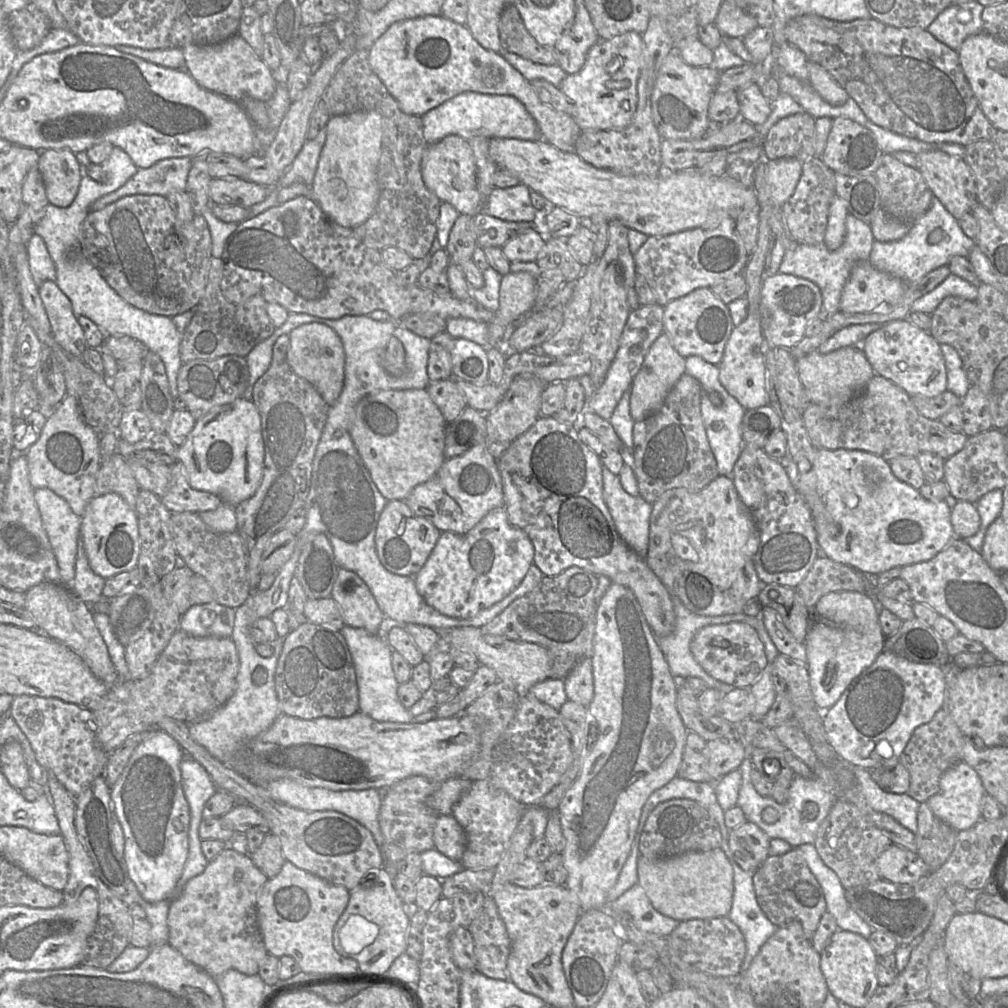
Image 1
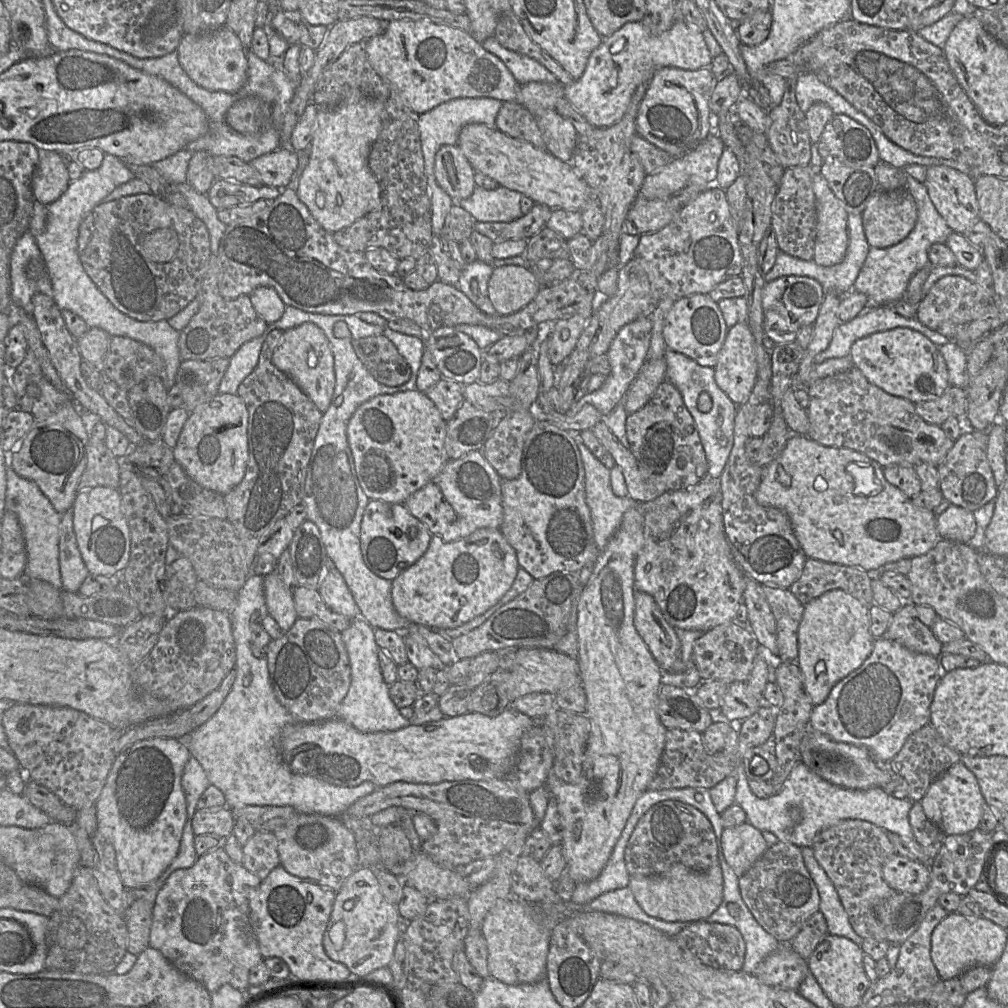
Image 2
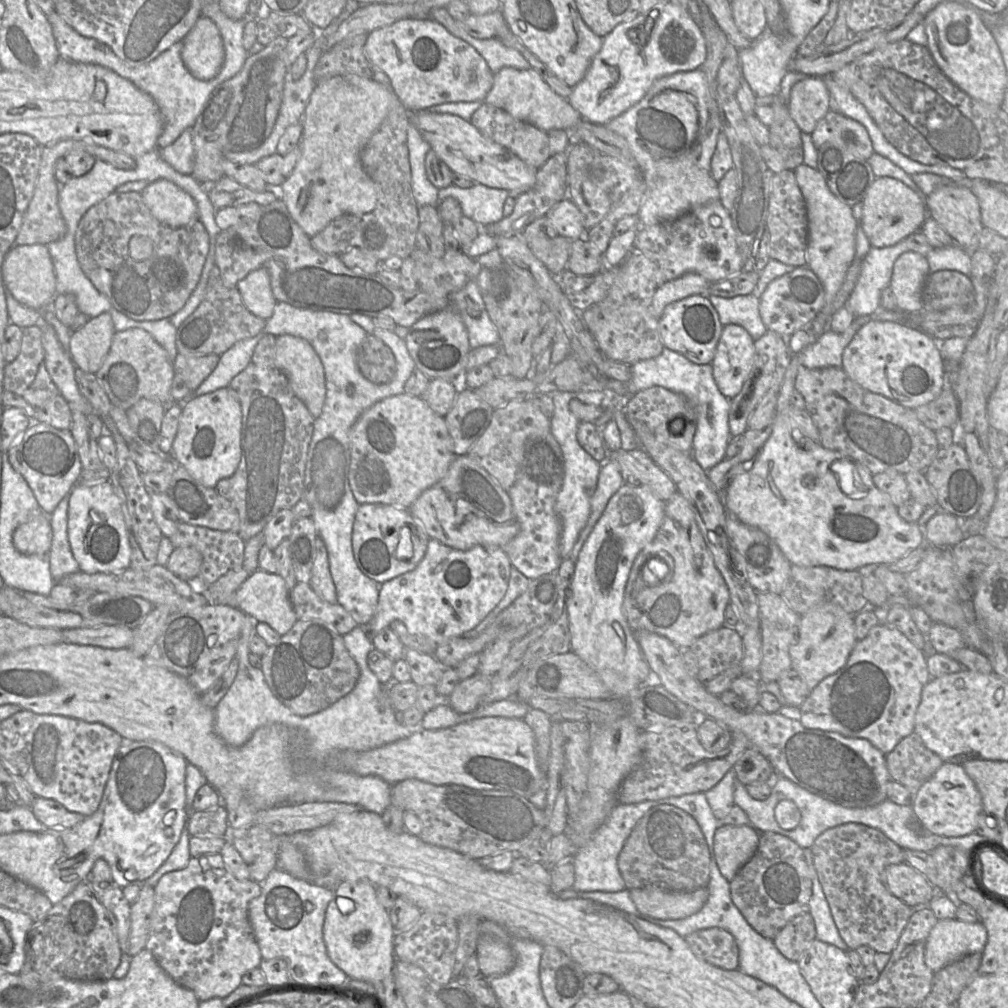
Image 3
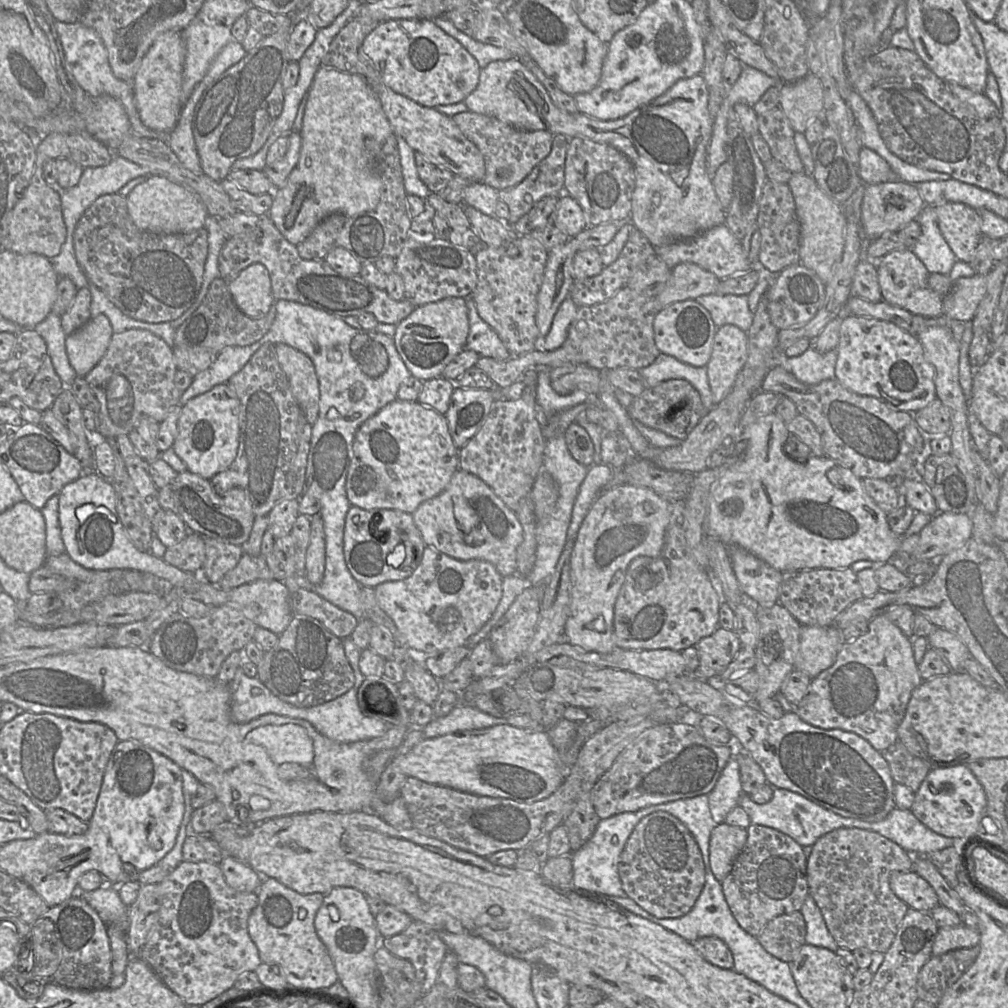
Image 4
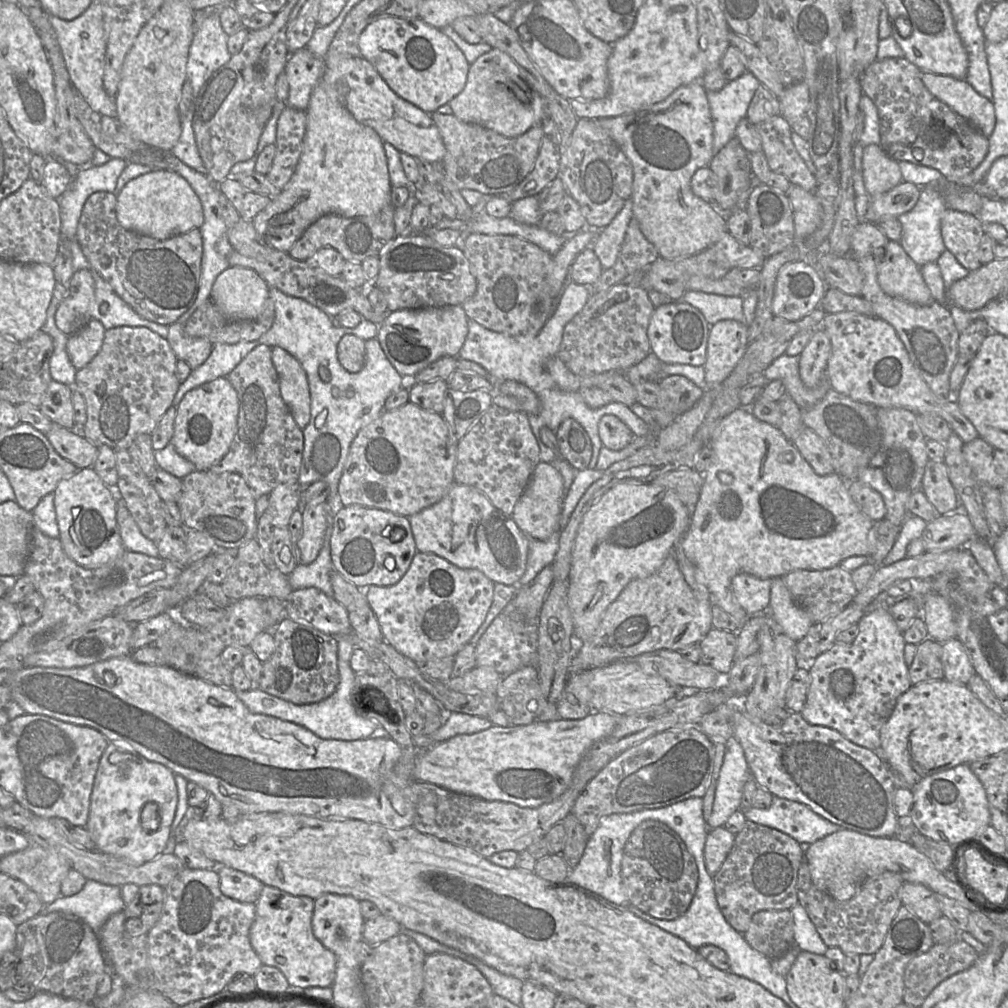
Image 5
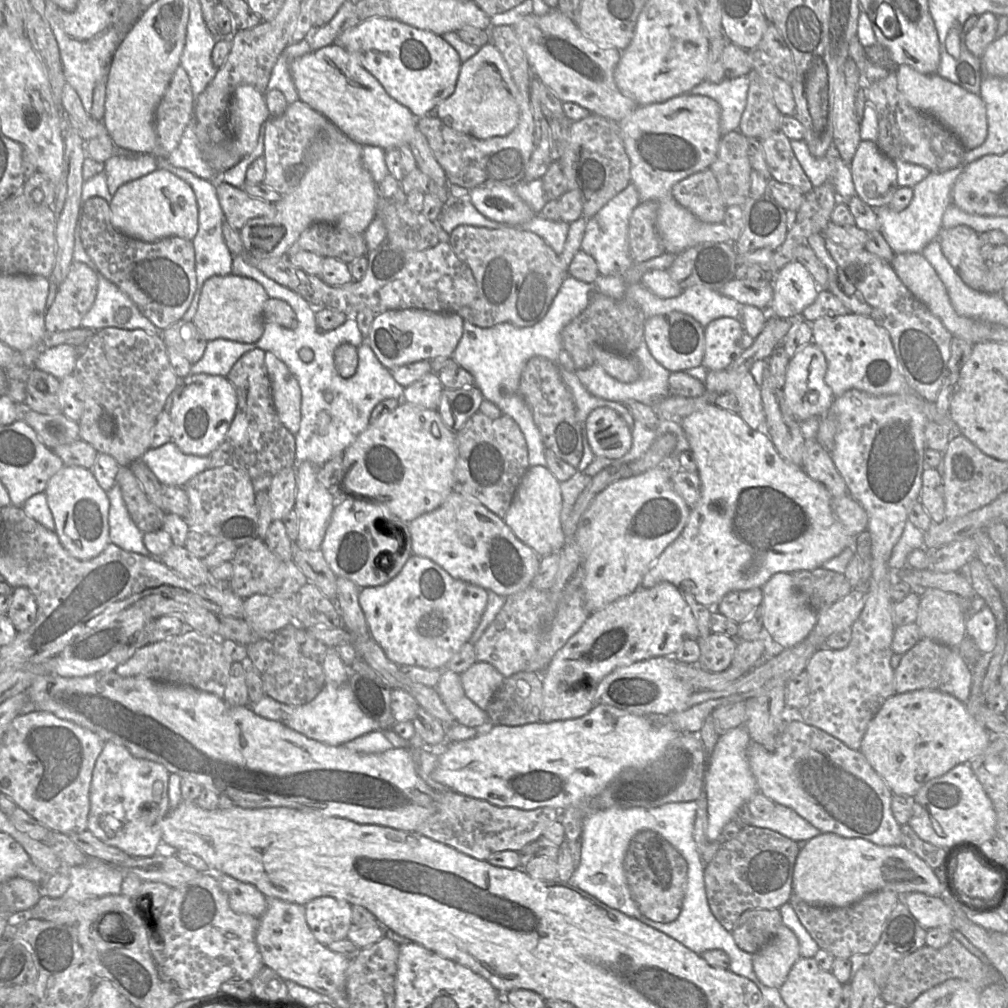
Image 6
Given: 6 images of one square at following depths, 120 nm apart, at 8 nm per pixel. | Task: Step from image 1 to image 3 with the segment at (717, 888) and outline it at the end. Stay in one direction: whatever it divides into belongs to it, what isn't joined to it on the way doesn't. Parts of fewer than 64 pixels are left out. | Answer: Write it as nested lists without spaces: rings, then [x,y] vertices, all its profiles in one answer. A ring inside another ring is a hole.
[[[659,886],[629,889],[636,908],[651,918],[677,920],[698,912],[708,898],[707,887],[692,892],[676,892]]]

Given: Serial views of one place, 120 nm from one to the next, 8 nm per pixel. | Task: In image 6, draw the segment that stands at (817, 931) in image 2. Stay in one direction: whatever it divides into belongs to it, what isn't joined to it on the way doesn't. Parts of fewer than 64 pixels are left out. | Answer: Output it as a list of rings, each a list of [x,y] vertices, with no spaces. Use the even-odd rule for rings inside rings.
[[[750,909],[739,917],[731,934],[741,950],[755,954],[774,937],[782,924],[779,909]]]

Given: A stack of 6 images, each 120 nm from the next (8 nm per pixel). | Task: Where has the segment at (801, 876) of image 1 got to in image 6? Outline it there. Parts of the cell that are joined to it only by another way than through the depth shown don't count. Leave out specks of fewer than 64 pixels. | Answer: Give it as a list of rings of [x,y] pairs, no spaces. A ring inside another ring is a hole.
[[[748,825],[729,841],[722,841],[714,858],[704,867],[704,881],[711,912],[730,933],[739,917],[750,909],[779,909],[789,902],[793,871],[799,854],[797,842],[768,828]]]

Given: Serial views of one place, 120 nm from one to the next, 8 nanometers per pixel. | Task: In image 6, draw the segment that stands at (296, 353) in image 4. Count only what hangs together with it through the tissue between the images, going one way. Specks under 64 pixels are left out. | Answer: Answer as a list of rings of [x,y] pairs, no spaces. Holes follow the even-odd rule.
[[[265,352],[274,407],[282,424],[295,435],[301,421],[301,389],[287,365],[272,352]]]

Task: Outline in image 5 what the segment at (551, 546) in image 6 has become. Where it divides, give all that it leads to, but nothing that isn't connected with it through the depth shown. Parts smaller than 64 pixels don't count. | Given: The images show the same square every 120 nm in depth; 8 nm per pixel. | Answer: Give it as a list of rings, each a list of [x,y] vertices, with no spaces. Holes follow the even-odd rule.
[[[540,461],[511,517],[530,539],[547,540],[554,533],[561,532],[560,515],[564,496],[564,482],[560,472],[551,463]]]

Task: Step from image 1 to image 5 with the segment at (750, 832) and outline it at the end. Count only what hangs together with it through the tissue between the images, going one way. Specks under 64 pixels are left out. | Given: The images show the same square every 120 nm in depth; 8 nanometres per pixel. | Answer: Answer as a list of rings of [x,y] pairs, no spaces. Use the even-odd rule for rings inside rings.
[[[724,826],[710,829],[704,847],[705,867],[713,878],[733,847],[735,835]]]

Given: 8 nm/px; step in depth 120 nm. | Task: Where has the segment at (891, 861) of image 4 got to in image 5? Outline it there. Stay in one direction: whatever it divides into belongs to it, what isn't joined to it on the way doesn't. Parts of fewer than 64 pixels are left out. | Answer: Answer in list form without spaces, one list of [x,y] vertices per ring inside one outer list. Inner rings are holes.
[[[803,860],[798,870],[796,892],[798,904],[806,910],[828,947],[837,947],[846,955],[874,955],[883,945],[889,927],[902,906],[898,891],[904,883],[898,873],[883,872],[867,879],[853,898],[839,901],[813,884],[808,864]]]

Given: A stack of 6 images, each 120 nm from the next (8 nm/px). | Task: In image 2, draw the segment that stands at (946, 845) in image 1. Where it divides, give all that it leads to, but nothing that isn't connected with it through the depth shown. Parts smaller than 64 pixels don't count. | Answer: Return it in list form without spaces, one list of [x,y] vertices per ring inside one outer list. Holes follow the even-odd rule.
[[[920,802],[913,803],[909,823],[915,840],[922,846],[930,863],[939,853],[947,835],[927,818]]]

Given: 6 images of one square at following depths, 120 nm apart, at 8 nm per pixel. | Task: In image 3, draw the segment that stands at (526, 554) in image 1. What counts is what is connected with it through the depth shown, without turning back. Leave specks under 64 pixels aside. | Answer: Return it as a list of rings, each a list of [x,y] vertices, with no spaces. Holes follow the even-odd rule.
[[[429,539],[426,553],[412,570],[380,585],[379,597],[374,616],[367,625],[370,636],[389,628],[393,621],[400,621],[411,633],[425,636],[437,645],[453,638],[460,638],[475,628],[504,597],[512,569],[504,547],[476,545],[461,551]]]

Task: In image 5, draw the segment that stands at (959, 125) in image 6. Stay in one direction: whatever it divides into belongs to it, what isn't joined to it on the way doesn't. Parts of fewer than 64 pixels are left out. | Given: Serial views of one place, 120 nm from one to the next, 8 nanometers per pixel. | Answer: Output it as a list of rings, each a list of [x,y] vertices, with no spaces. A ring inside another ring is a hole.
[[[922,72],[921,78],[928,91],[938,100],[964,117],[984,136],[992,134],[996,123],[994,105],[968,82],[929,72]]]

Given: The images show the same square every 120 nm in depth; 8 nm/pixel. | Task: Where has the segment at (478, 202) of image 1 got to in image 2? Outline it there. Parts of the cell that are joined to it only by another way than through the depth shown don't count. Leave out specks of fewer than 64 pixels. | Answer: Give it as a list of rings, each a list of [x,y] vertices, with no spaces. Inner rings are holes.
[[[443,145],[437,151],[434,173],[438,185],[455,202],[470,197],[476,188],[476,171],[458,145]]]

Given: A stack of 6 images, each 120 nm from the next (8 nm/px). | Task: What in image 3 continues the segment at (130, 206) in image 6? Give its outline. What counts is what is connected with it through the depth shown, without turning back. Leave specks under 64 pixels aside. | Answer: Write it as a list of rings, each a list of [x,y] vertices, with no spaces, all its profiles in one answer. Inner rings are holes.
[[[160,179],[151,182],[141,196],[151,214],[167,226],[179,228],[198,220],[194,199],[171,181]]]

